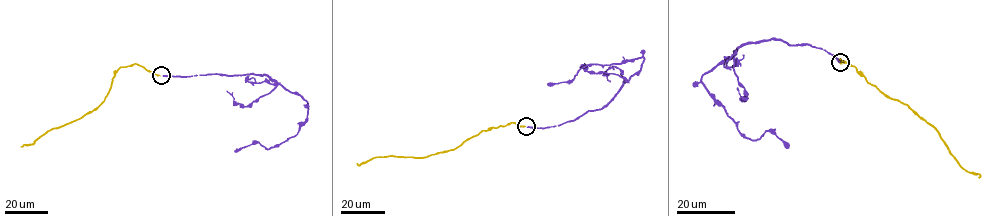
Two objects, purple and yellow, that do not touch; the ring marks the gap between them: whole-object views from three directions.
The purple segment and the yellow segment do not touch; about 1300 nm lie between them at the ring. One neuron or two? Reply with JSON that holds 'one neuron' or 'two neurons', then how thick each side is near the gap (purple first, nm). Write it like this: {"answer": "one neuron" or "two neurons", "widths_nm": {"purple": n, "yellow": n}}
{"answer": "one neuron", "widths_nm": {"purple": 320, "yellow": 240}}

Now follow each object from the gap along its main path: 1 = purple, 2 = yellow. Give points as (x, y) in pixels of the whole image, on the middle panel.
1: (527, 127), (559, 125), (607, 106), (626, 80), (638, 72), (643, 57), (584, 66), (573, 80), (547, 84)
2: (525, 126), (513, 122), (483, 130), (453, 149), (427, 156), (376, 157), (357, 163)

